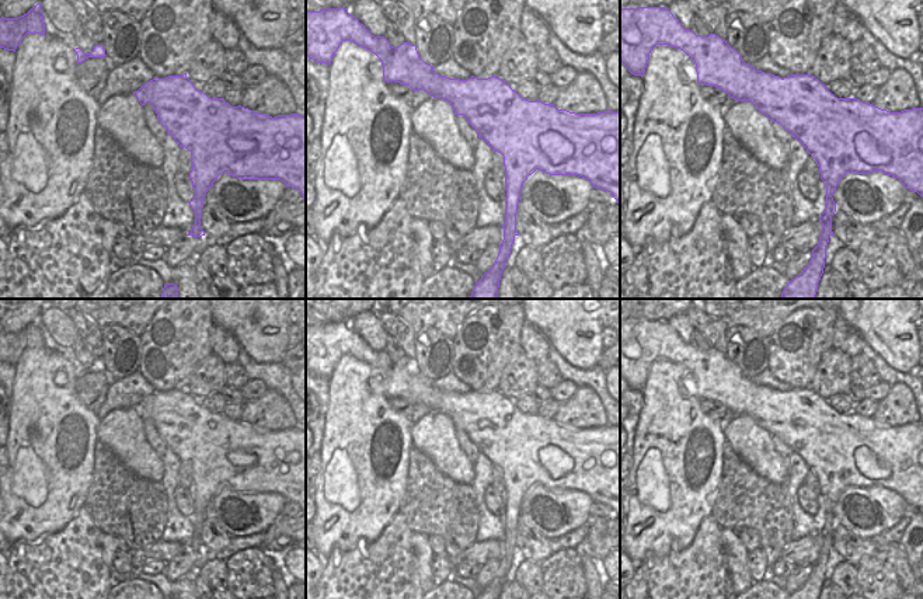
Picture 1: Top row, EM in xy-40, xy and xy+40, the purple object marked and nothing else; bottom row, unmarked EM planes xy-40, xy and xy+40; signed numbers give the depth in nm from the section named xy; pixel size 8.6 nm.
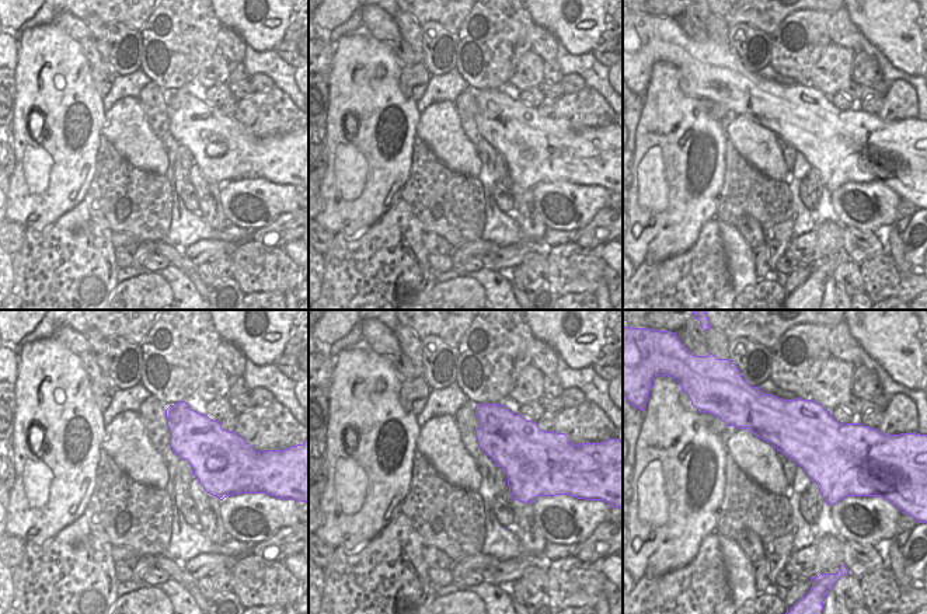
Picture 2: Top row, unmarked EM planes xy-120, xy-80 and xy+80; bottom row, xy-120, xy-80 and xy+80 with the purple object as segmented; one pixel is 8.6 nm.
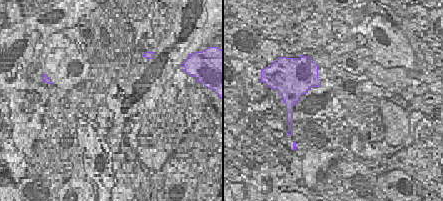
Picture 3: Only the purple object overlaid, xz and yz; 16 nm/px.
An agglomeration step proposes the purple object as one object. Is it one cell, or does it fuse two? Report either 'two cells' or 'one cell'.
one cell

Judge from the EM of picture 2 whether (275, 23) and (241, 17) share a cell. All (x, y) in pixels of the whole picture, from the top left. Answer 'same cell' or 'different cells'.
same cell

